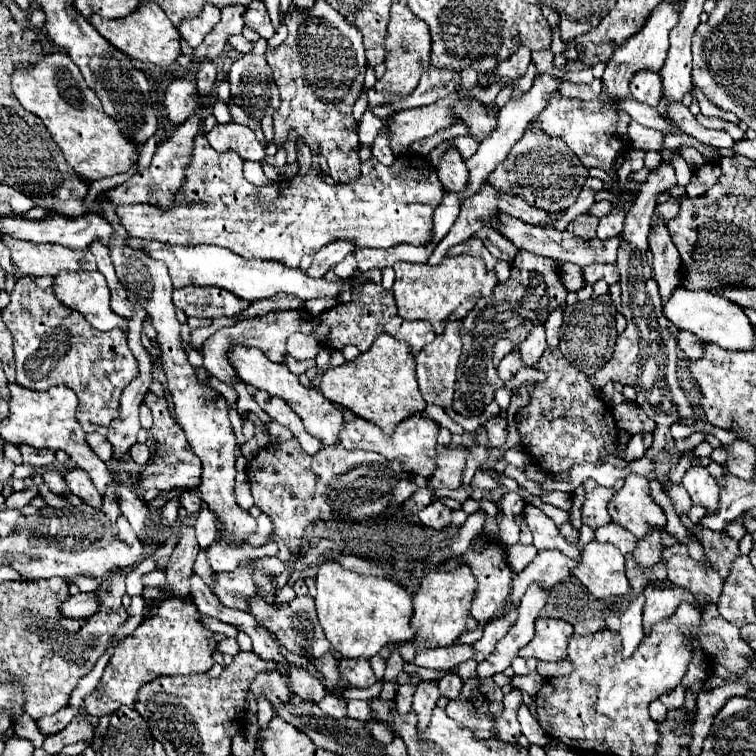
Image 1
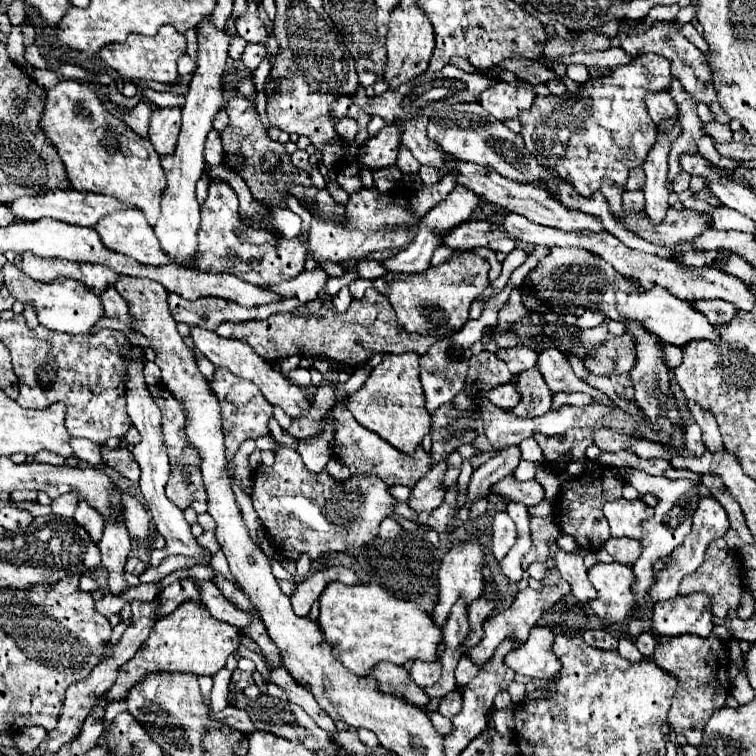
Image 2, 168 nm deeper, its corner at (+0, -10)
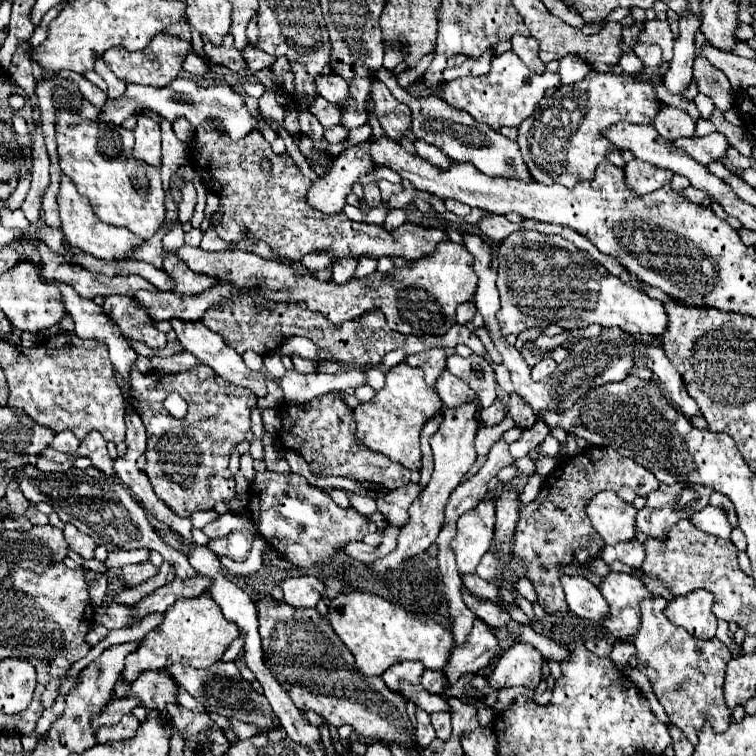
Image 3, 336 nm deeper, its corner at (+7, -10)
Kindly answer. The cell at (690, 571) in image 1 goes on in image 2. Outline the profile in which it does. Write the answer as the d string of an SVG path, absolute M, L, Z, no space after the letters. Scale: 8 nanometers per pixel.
M720 538L712 542L706 550L706 558L698 570L692 574L684 576L678 588L678 596L686 596L692 592L702 592L710 598L712 602L712 614L716 618L726 618L730 608L738 608L740 602L740 592L742 592L742 568L740 568L740 558L736 552L732 552L726 542Z

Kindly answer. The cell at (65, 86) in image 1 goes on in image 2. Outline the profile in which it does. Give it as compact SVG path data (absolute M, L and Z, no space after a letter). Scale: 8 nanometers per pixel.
M60 80L52 90L46 90L40 130L58 150L74 190L100 192L134 204L154 226L160 216L160 190L164 190L160 158L146 138L140 138L124 120L112 116L104 108L102 100L88 84Z

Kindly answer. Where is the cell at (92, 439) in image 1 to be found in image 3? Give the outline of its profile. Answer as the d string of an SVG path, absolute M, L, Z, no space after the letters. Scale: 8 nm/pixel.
M65 430L65 432L57 432L55 438L53 438L53 442L51 442L49 446L55 448L57 452L73 454L73 452L77 450L77 446L79 446L79 440L77 440L69 430Z

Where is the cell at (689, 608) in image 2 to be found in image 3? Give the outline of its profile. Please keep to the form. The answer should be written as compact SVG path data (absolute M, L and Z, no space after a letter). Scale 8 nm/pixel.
M695 590L687 596L677 596L669 602L665 614L675 624L685 628L691 636L701 640L715 638L717 618L711 610L713 594L707 590Z

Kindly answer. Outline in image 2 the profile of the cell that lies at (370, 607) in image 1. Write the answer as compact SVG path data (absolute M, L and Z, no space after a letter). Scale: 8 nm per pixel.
M330 582L318 602L318 624L324 640L332 646L336 660L356 676L366 676L382 660L398 666L414 660L436 660L434 652L442 640L442 630L432 626L432 618L416 602L400 600L378 584L346 586L342 582Z

